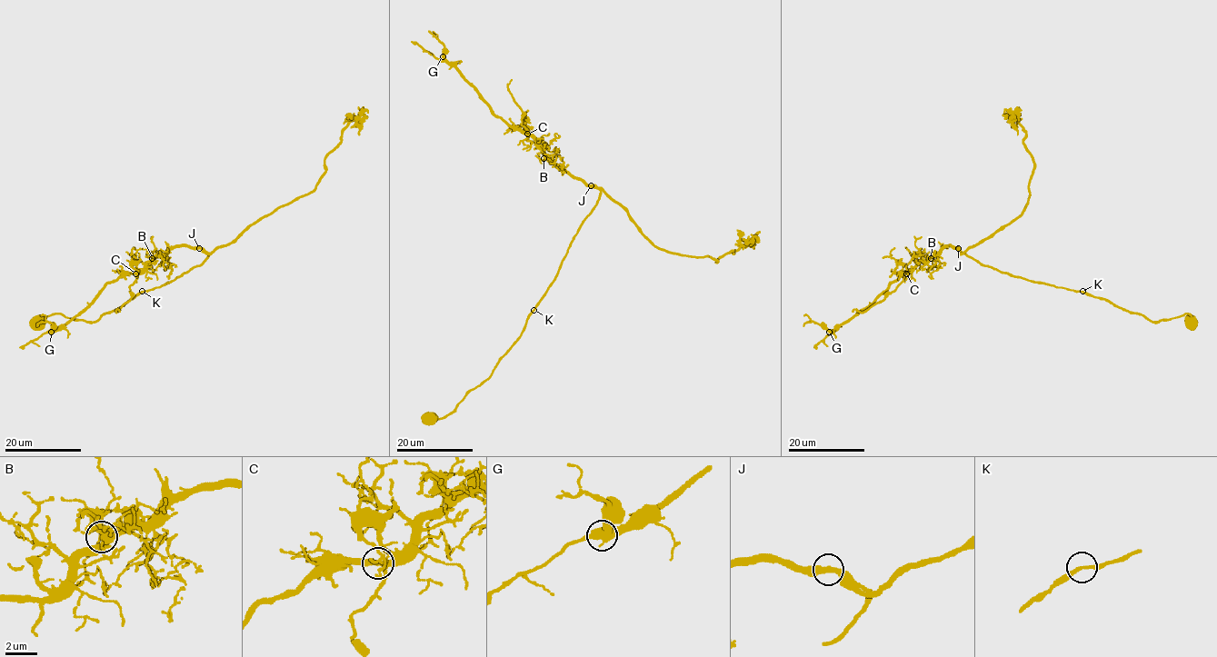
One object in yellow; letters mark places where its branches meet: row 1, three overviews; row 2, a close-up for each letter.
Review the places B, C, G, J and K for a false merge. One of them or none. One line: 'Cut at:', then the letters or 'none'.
Cut at: none

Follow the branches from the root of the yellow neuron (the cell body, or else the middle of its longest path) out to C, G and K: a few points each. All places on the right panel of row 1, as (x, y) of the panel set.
C: (1192, 323), (1188, 313), (1152, 322), (1082, 292), (1001, 273), (952, 245), (946, 245), (906, 273)
G: (1192, 323), (1188, 313), (1152, 322), (1082, 292), (1001, 273), (946, 245), (891, 282), (872, 303), (829, 332)
K: (1192, 323), (1188, 313), (1152, 322), (1142, 314), (1131, 313), (1105, 299), (1082, 292)

